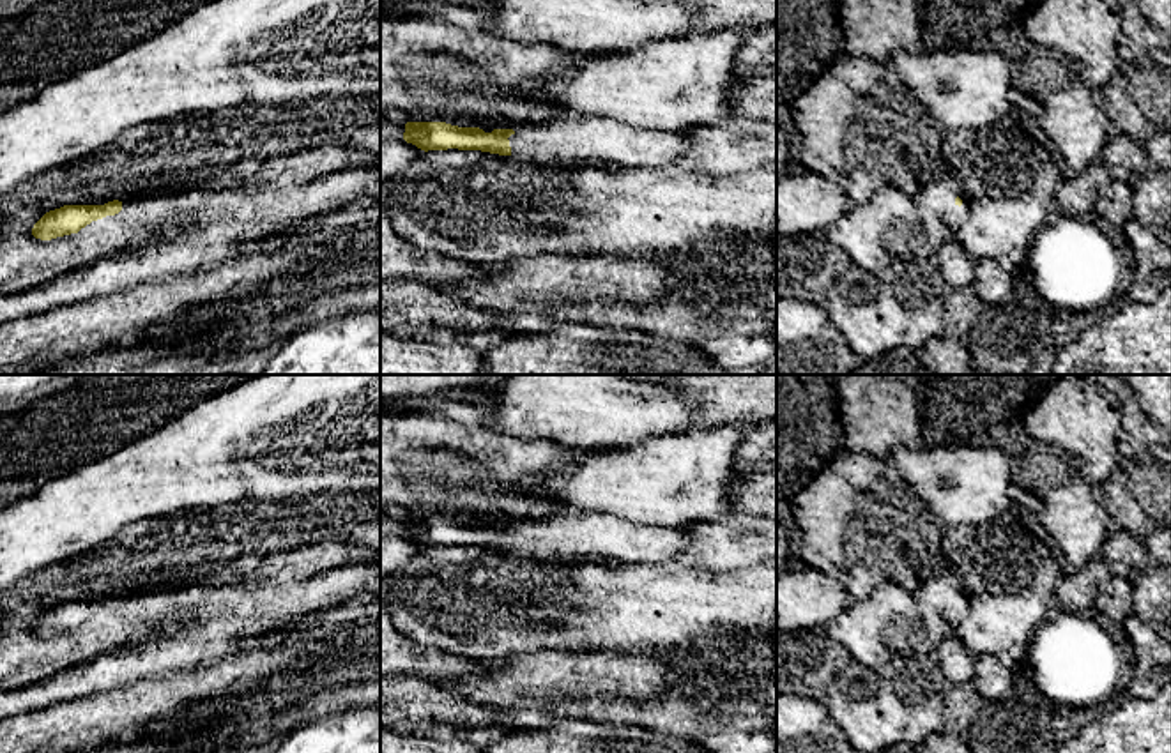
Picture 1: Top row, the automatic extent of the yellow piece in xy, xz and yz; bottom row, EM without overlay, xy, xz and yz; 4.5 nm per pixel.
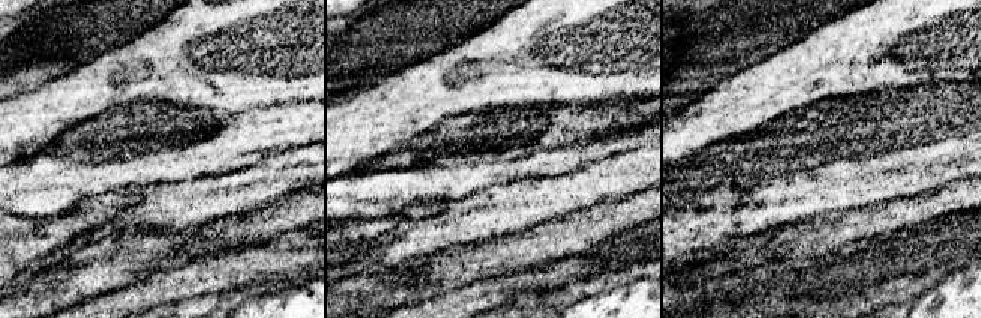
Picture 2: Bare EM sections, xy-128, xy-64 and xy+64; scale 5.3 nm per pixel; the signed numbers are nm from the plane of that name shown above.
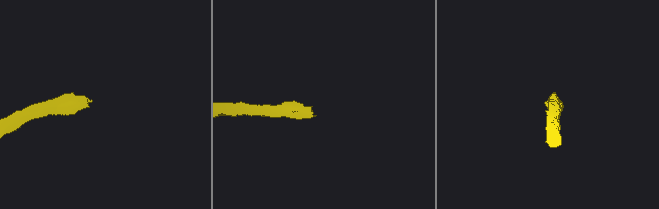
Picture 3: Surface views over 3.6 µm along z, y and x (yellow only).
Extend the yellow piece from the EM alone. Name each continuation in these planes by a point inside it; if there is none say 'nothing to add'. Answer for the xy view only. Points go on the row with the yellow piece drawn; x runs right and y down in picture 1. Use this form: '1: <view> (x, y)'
1: xy (142, 207)

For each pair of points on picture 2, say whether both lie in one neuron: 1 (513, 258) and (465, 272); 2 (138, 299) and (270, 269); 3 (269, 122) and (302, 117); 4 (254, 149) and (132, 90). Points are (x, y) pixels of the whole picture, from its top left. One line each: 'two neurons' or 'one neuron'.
1: one neuron
2: one neuron
3: one neuron
4: two neurons

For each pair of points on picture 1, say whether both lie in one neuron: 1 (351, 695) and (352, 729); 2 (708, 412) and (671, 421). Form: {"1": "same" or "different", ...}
{"1": "different", "2": "different"}

